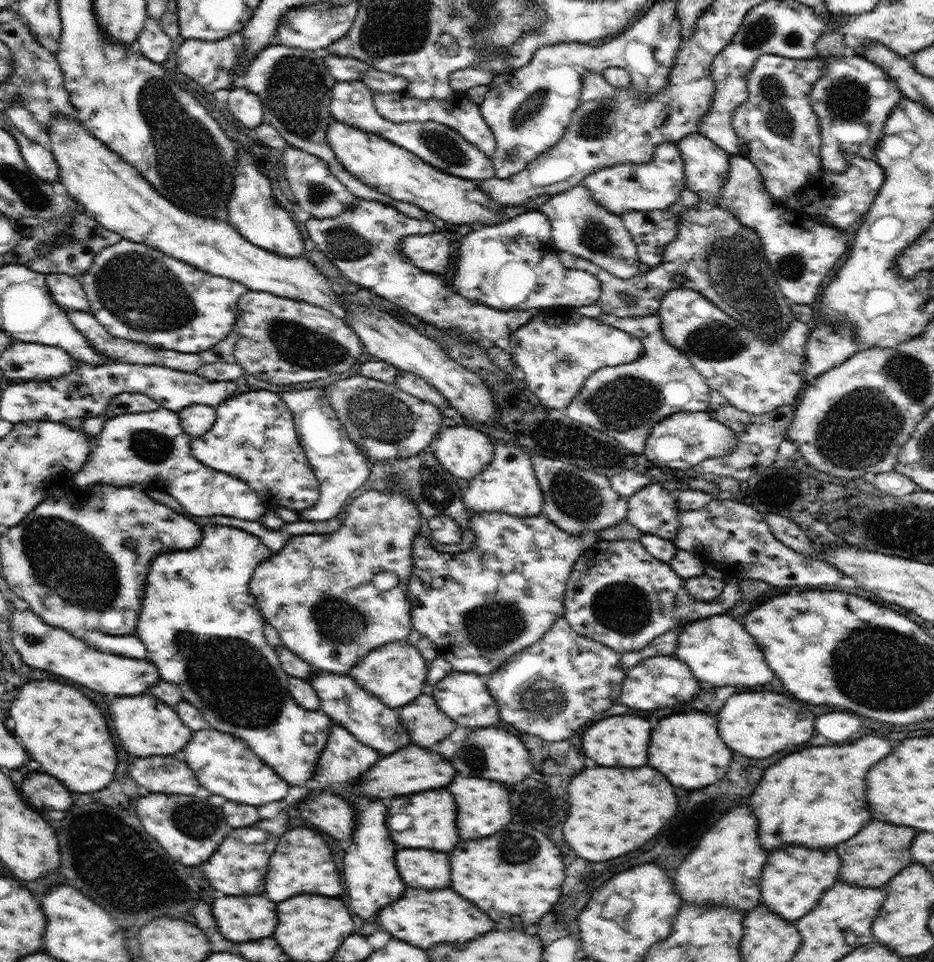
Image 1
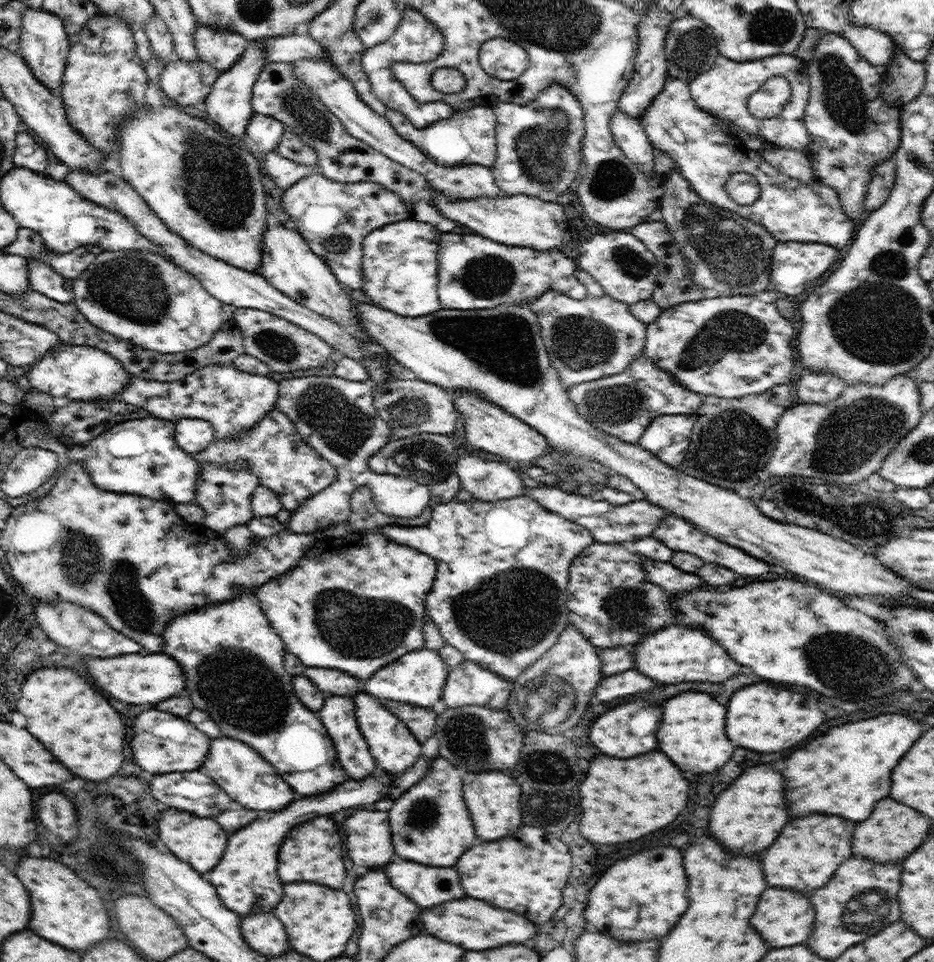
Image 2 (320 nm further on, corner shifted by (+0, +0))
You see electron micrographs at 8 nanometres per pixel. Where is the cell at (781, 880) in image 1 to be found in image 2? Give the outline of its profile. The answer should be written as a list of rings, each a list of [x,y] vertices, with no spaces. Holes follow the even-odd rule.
[[[810,814],[806,818],[794,818],[784,826],[774,844],[764,852],[768,856],[760,856],[766,882],[774,888],[790,888],[804,894],[826,886],[838,864],[852,856],[854,826],[854,822],[848,822],[842,816]]]

